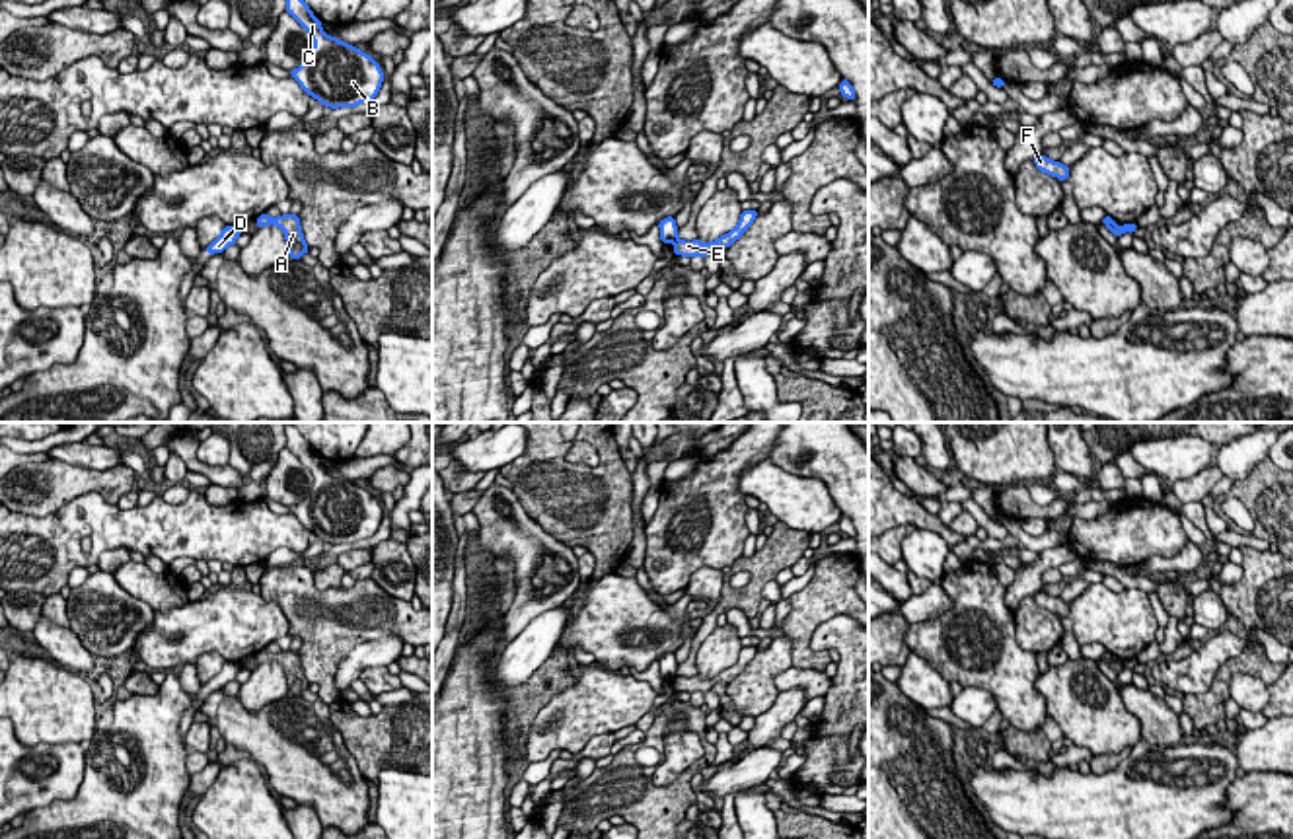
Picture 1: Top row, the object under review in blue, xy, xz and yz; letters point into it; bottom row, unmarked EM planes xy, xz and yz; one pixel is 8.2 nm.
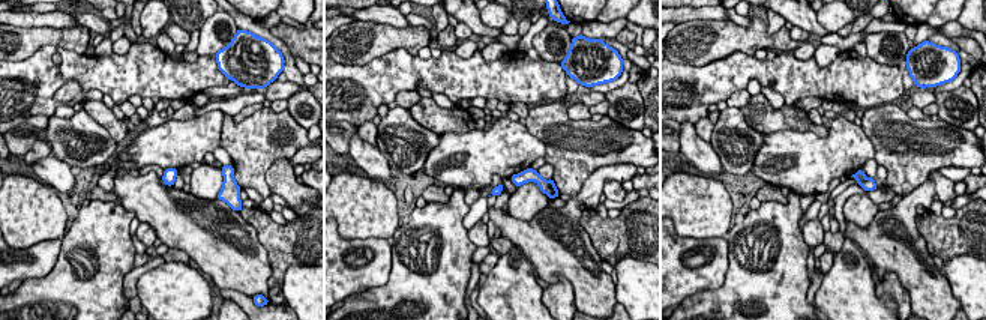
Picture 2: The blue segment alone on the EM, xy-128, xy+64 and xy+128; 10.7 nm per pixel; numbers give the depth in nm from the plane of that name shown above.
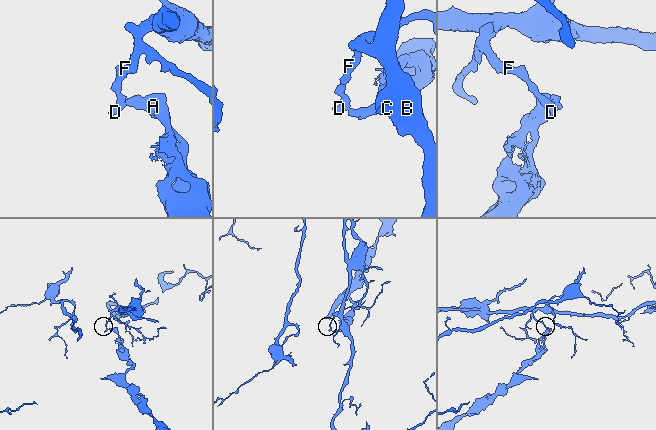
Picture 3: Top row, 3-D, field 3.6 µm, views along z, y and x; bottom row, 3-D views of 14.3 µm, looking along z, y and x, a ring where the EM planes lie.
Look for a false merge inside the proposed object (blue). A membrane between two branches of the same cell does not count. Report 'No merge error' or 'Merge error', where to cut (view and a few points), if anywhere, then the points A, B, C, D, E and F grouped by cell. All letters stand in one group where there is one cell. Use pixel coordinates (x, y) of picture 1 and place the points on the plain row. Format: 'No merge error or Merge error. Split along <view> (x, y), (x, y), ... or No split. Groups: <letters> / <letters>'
Merge error. Split along xy (238, 662), (242, 666). Groups: A E / B C D F

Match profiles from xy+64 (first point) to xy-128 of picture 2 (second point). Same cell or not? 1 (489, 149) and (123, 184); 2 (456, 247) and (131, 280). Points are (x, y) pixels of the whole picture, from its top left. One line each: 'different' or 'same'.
1: different
2: different

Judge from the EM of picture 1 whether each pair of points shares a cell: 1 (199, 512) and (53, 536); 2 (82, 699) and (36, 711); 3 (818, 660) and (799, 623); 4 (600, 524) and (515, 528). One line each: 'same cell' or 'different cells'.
1: same cell
2: same cell
3: same cell
4: different cells

